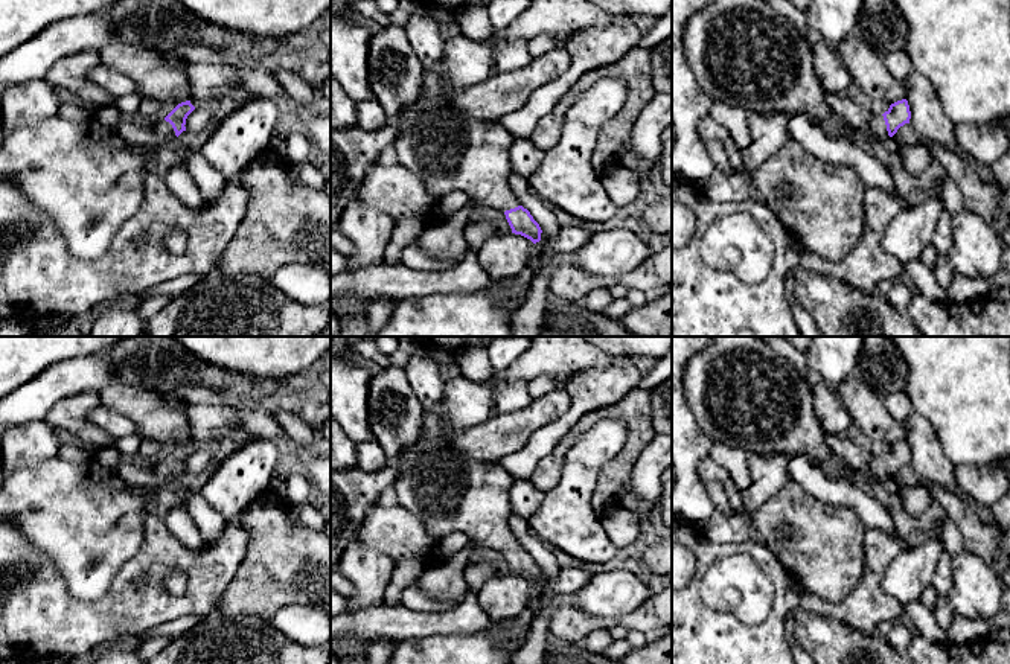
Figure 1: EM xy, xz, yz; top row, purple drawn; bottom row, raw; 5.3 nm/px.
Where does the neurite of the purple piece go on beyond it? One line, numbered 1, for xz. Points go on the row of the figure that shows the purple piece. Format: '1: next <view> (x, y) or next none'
1: next xz (448, 151)

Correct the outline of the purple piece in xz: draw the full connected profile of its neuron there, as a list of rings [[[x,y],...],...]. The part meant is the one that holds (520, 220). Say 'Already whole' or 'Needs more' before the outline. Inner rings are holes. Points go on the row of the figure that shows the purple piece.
Needs more. [[[530,0],[529,8],[507,29],[494,32],[487,40],[471,40],[465,35],[448,40],[440,61],[423,67],[423,88],[419,99],[393,120],[398,126],[393,143],[398,163],[423,181],[433,200],[440,201],[446,193],[462,190],[480,206],[501,210],[512,233],[521,235],[533,244],[539,242],[542,233],[539,224],[518,203],[509,187],[512,134],[500,122],[478,122],[454,113],[445,97],[445,88],[462,90],[495,76],[497,61],[492,46],[500,41],[547,35],[555,40],[556,49],[564,49],[579,29],[603,27],[611,21],[612,15],[590,0]]]

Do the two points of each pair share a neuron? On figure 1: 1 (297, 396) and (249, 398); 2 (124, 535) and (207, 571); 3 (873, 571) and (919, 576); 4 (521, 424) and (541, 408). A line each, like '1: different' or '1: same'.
1: same
2: different
3: different
4: same

